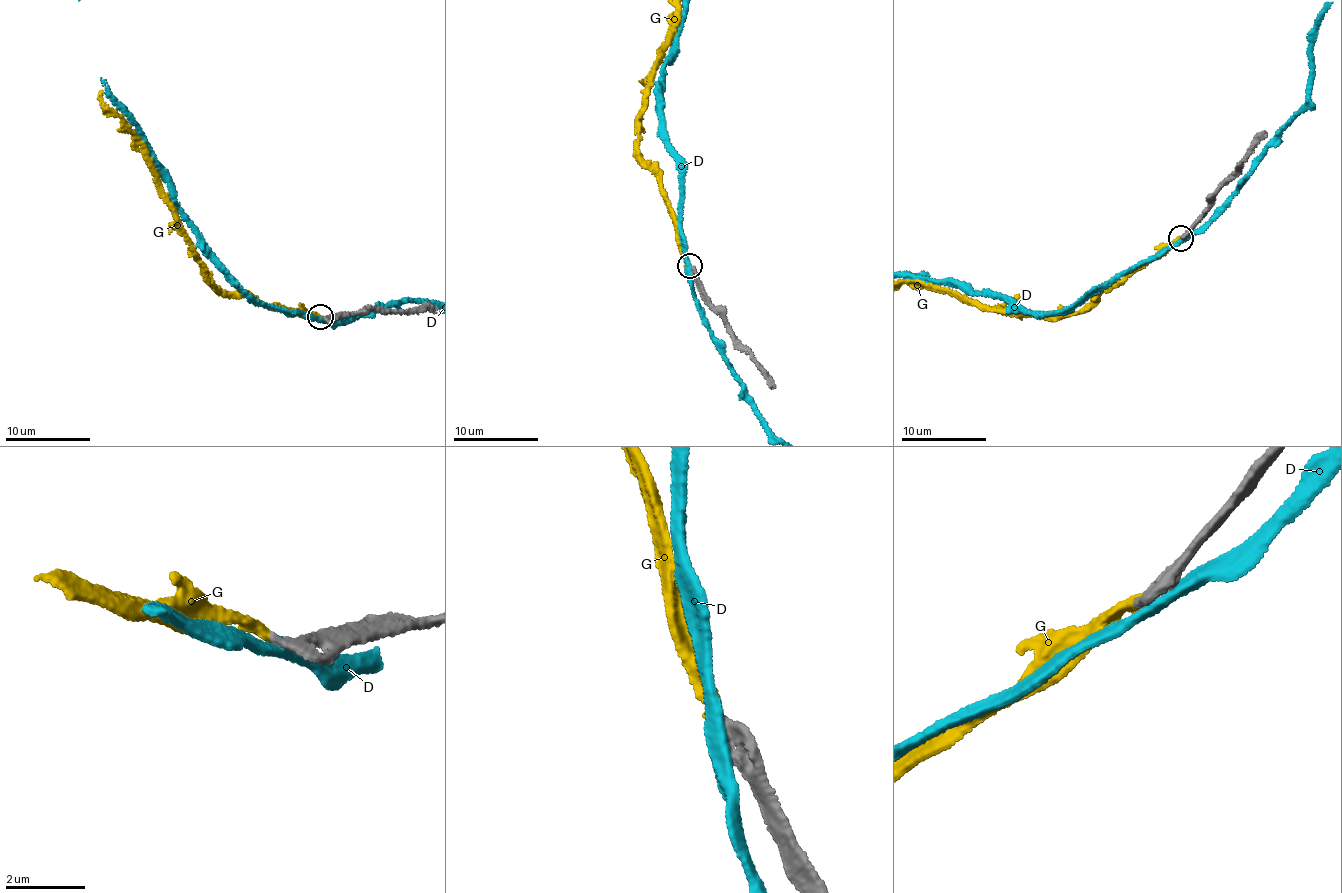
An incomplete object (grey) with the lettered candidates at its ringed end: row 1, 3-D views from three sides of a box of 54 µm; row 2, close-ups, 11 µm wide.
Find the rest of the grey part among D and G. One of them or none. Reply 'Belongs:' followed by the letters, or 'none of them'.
Belongs: G

